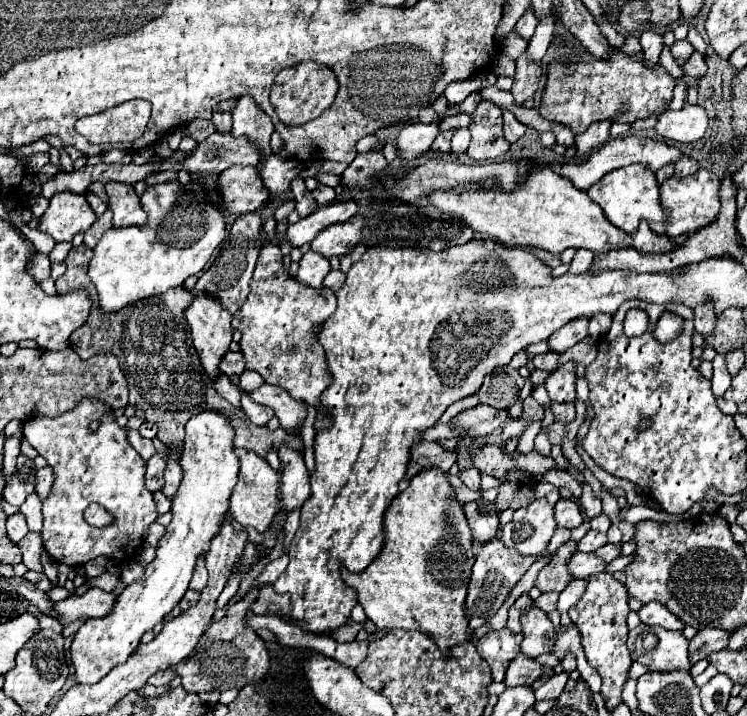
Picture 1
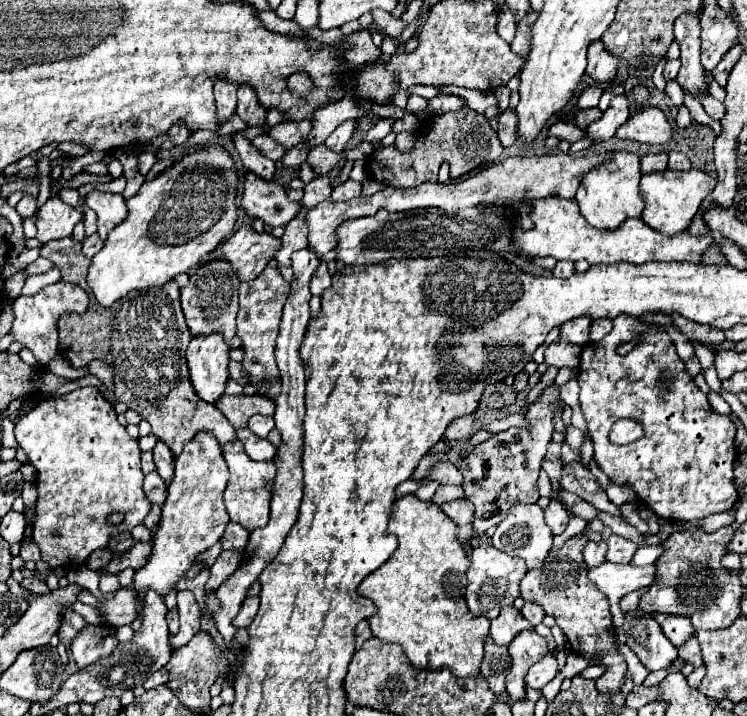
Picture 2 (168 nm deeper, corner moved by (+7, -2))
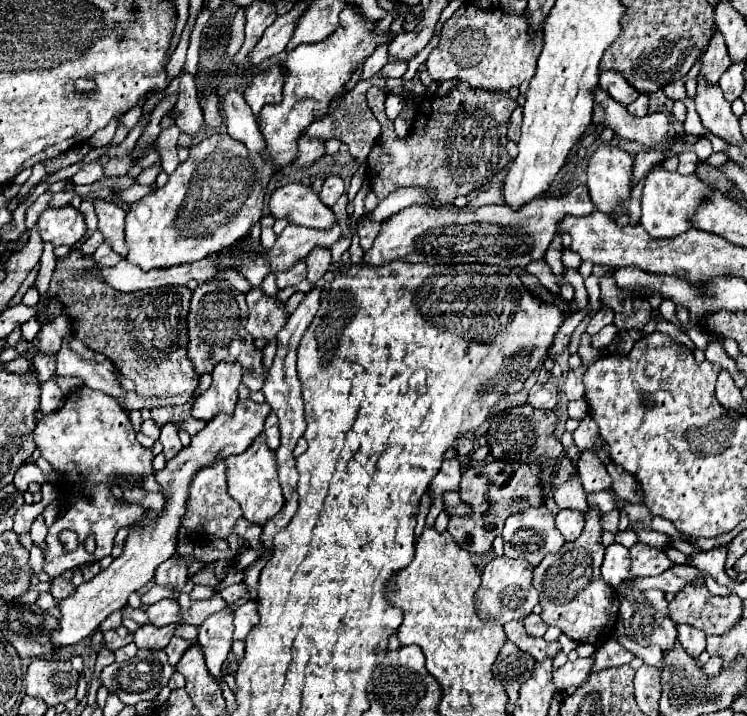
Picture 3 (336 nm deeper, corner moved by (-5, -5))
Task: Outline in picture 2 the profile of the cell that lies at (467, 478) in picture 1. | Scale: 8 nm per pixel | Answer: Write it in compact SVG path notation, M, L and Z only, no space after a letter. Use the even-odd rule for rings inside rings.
M450 461L438 463L428 477L434 479L434 481L438 481L438 483L442 483L442 485L460 485L462 483L460 469L456 465L452 465Z

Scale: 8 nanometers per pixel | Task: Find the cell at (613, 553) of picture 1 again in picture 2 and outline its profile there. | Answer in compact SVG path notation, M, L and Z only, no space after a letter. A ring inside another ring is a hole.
M612 533L610 539L608 539L606 561L612 561L612 563L628 563L636 549L638 549L636 543L632 543L632 541L628 541L628 539Z

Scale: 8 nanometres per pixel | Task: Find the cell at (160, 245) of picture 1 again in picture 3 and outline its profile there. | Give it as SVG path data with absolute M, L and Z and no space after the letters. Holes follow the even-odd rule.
M352 4L344 14L340 14L340 30L332 34L332 38L326 38L324 42L318 42L316 46L298 46L296 50L286 54L284 68L286 68L286 84L282 90L282 102L280 104L268 104L262 108L258 116L260 132L266 140L266 156L252 154L246 150L242 142L236 142L226 132L212 134L210 138L194 144L190 148L190 154L186 162L182 162L168 178L166 186L156 188L152 194L144 196L142 200L132 204L130 214L126 216L126 242L128 242L128 262L140 262L140 268L144 272L152 268L170 268L174 264L186 264L194 260L206 258L210 252L222 252L230 248L232 244L246 238L252 230L252 226L260 220L262 208L264 208L264 194L268 188L270 178L280 172L282 168L290 166L298 158L298 138L304 134L304 130L318 118L326 116L330 112L330 104L334 98L338 98L344 92L346 82L352 78L352 74L358 70L358 66L374 54L378 46L388 42L392 38L392 32L386 30L382 34L376 34L376 22L366 18L360 10L360 6Z

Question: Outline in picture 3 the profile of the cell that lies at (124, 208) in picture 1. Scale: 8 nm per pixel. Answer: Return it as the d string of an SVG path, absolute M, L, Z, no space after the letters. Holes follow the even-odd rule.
M94 200L94 210L104 242L124 258L124 254L128 254L128 246L124 240L124 210L118 204L108 204L104 200Z

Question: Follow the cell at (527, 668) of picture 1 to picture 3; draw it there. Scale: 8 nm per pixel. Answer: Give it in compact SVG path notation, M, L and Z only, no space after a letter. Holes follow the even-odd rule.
M578 658L576 662L566 662L562 668L554 670L554 686L556 690L564 692L566 688L578 688L586 682L590 670L592 670L594 658Z

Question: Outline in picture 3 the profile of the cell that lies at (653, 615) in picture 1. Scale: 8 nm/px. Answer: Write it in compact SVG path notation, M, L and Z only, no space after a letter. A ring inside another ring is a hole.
M680 624L678 626L678 640L692 658L698 658L706 650L706 634L696 630L694 626Z

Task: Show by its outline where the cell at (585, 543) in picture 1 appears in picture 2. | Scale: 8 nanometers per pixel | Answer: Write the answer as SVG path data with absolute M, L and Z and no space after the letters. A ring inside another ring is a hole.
M588 541L582 555L584 555L584 561L588 567L596 567L604 561L604 555L606 555L606 543L600 541L600 543L594 543L594 541Z

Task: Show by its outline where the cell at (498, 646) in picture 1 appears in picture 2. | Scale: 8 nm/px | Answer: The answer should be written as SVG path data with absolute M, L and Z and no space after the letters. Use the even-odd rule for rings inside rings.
M490 637L486 639L486 651L484 651L484 661L482 661L482 675L486 677L490 689L500 695L504 693L504 683L506 683L506 675L510 671L510 655L508 655L508 647L504 645L496 645Z

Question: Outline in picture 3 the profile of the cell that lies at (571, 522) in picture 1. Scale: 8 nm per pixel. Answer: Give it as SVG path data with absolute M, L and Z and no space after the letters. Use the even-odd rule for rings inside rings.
M560 510L556 514L556 528L562 532L564 540L568 540L568 542L576 540L584 528L584 512Z

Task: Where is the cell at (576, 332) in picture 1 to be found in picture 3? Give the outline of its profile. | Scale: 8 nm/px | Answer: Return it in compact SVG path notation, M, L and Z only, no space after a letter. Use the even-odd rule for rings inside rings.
M602 306L602 308L592 316L592 320L590 320L590 324L588 324L586 332L588 332L590 336L594 336L594 334L598 334L604 326L612 324L612 320L614 320L614 312L612 312L612 308Z

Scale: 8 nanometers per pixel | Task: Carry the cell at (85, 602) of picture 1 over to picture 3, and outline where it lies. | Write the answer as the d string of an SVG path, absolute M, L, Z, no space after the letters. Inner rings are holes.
M160 600L152 606L148 606L148 618L154 626L166 626L166 624L178 626L178 624L182 624L178 600Z

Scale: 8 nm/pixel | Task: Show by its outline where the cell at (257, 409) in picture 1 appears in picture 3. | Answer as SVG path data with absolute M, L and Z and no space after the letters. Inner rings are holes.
M270 412L270 416L266 418L266 424L264 424L264 434L268 438L268 446L272 450L276 450L280 446L280 430L278 430L278 418L274 412Z

